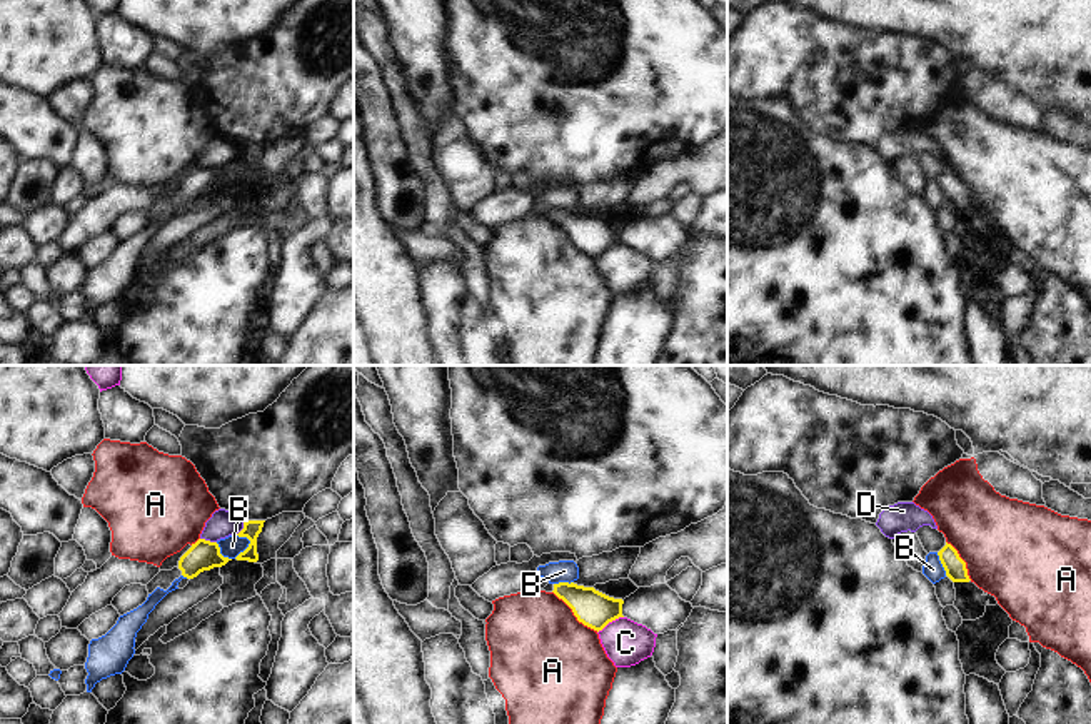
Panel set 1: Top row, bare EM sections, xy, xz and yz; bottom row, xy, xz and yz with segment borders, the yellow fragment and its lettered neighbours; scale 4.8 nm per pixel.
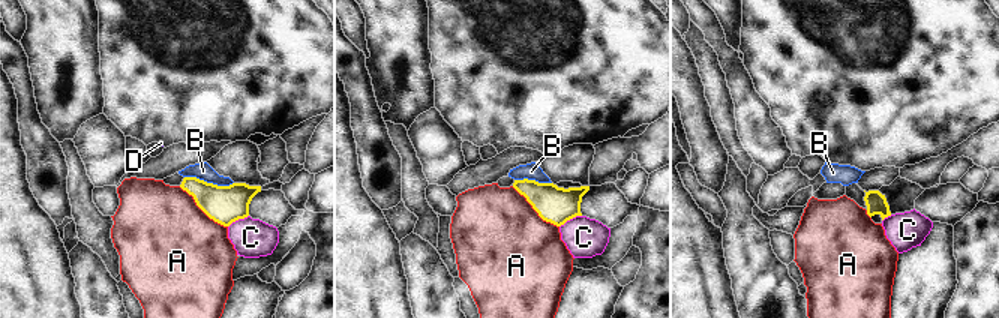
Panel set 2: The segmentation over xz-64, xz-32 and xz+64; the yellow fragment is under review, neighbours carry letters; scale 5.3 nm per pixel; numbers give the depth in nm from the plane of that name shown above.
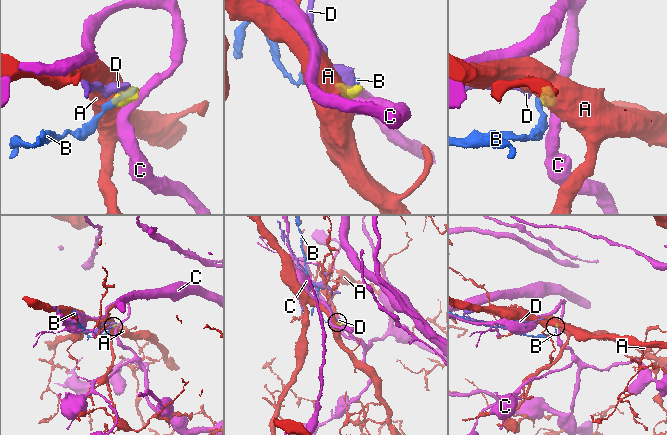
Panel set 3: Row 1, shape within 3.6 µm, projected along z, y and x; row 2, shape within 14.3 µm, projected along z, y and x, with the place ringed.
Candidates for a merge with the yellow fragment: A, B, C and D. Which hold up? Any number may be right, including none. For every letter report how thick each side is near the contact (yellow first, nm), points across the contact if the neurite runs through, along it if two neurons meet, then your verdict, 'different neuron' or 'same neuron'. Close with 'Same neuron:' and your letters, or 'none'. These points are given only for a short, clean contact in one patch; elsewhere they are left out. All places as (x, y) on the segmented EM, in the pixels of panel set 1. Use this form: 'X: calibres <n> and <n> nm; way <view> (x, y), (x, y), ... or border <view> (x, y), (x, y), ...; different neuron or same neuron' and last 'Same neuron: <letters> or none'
A: calibres 180 and 480 nm; border xz (553, 591), (579, 621), (598, 631); different neuron
B: calibres 80 and 100 nm; border xy (246, 536), (249, 544), (234, 558); different neuron
C: calibres 180 and 220 nm; border xz (623, 616), (609, 621), (598, 633); different neuron
D: calibres 140 and 130 nm; border xy (201, 537), (216, 542); different neuron
Same neuron: none

